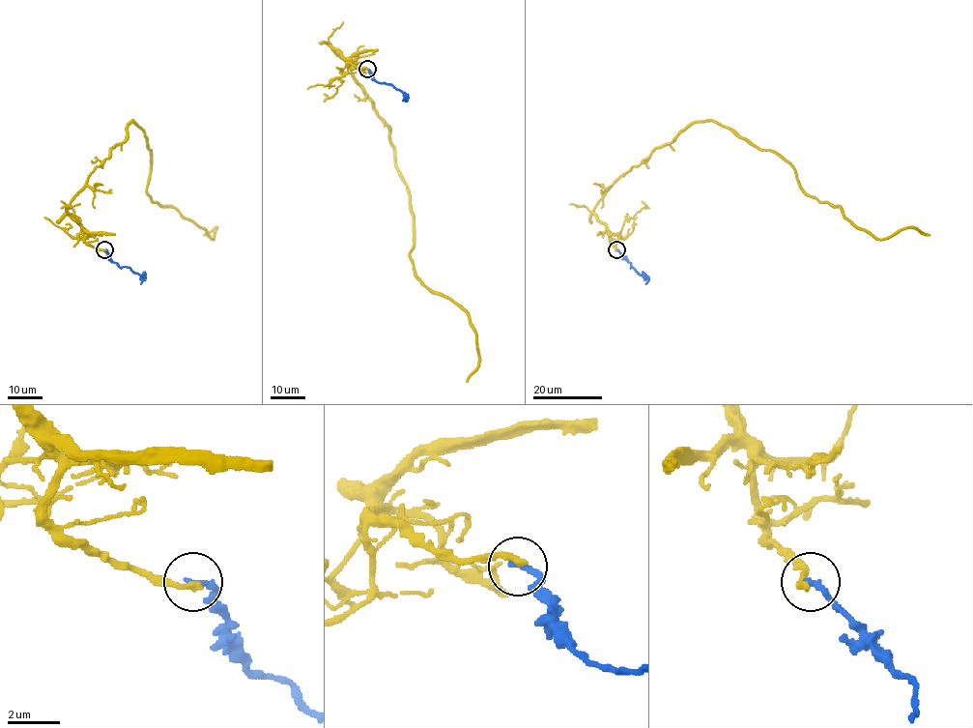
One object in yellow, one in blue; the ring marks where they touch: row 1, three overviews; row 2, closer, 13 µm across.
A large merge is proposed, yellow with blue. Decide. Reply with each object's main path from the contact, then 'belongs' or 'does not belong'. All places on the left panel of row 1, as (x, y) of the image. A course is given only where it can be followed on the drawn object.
yellow runs (104, 249), (84, 240), (68, 207), (133, 121), (151, 150), (151, 200), (213, 239), (214, 227), (204, 235); blue runs (104, 249), (121, 267), (129, 267), (142, 275), (141, 283); does not belong

